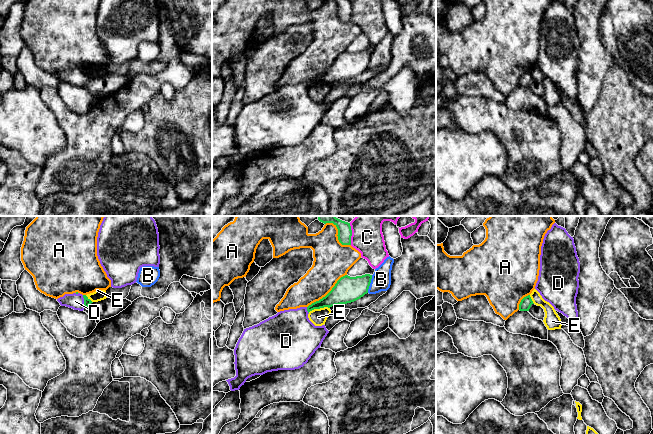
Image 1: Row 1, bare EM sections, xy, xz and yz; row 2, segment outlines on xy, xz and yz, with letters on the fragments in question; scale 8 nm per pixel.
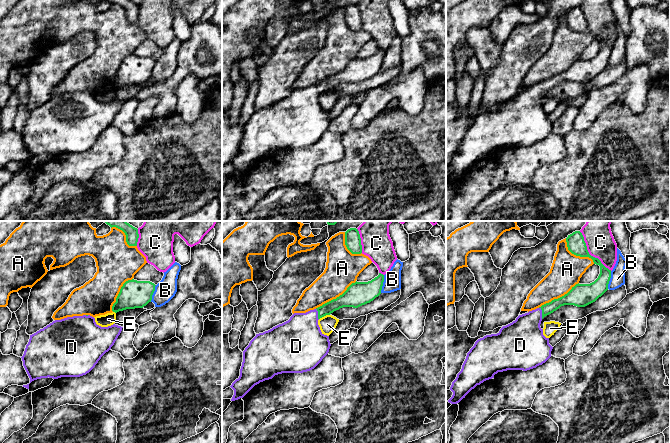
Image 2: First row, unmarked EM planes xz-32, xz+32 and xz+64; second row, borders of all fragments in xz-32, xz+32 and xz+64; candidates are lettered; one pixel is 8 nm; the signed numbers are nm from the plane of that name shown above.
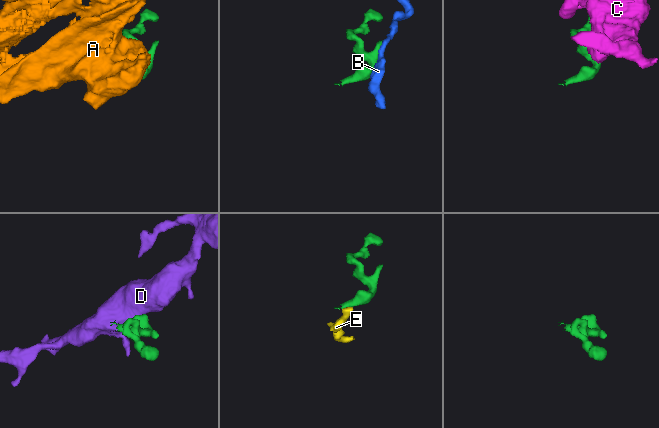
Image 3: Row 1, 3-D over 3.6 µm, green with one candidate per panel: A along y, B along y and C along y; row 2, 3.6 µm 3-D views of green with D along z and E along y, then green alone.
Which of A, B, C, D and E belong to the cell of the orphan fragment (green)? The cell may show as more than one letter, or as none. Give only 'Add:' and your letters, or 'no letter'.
Add: D

